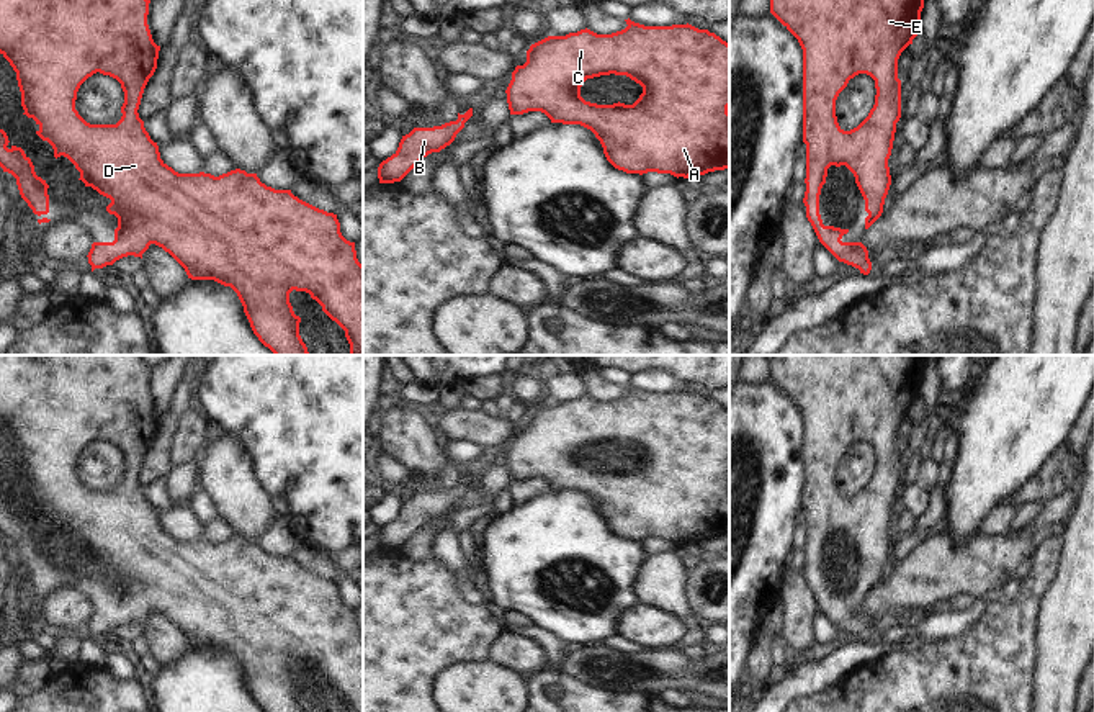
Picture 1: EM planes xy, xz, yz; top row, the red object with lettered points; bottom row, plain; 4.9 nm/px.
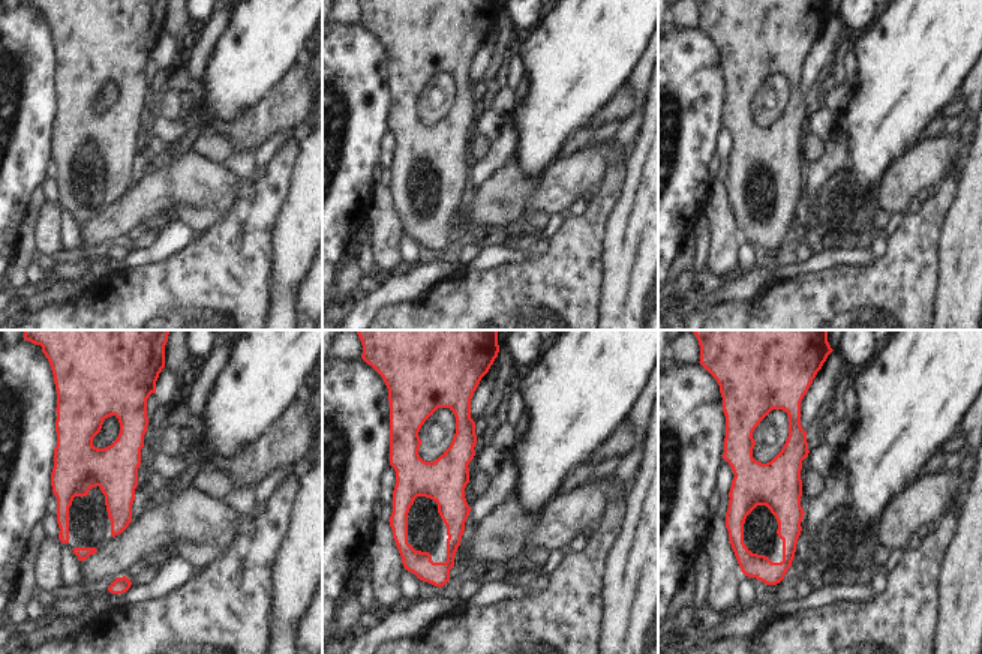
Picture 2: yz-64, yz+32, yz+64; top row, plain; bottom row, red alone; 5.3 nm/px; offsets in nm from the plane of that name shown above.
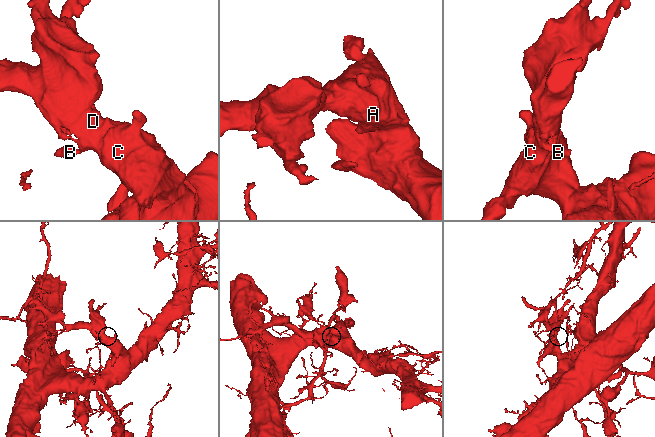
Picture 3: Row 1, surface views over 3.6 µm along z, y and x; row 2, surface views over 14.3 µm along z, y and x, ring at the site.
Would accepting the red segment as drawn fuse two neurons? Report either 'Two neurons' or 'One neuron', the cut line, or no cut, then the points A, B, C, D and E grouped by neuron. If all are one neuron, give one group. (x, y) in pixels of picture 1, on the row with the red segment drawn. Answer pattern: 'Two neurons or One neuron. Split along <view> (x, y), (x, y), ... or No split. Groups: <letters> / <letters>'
One neuron. No split. Groups: A B C D E.

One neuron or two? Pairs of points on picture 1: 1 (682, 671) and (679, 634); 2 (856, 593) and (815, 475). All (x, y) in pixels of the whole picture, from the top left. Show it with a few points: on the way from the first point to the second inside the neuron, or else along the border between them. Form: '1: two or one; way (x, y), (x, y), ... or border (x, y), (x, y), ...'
1: two; border (645, 647), (653, 650), (679, 648)
2: one; way (846, 563), (844, 536), (823, 504)

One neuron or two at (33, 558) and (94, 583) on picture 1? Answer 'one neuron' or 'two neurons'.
one neuron

